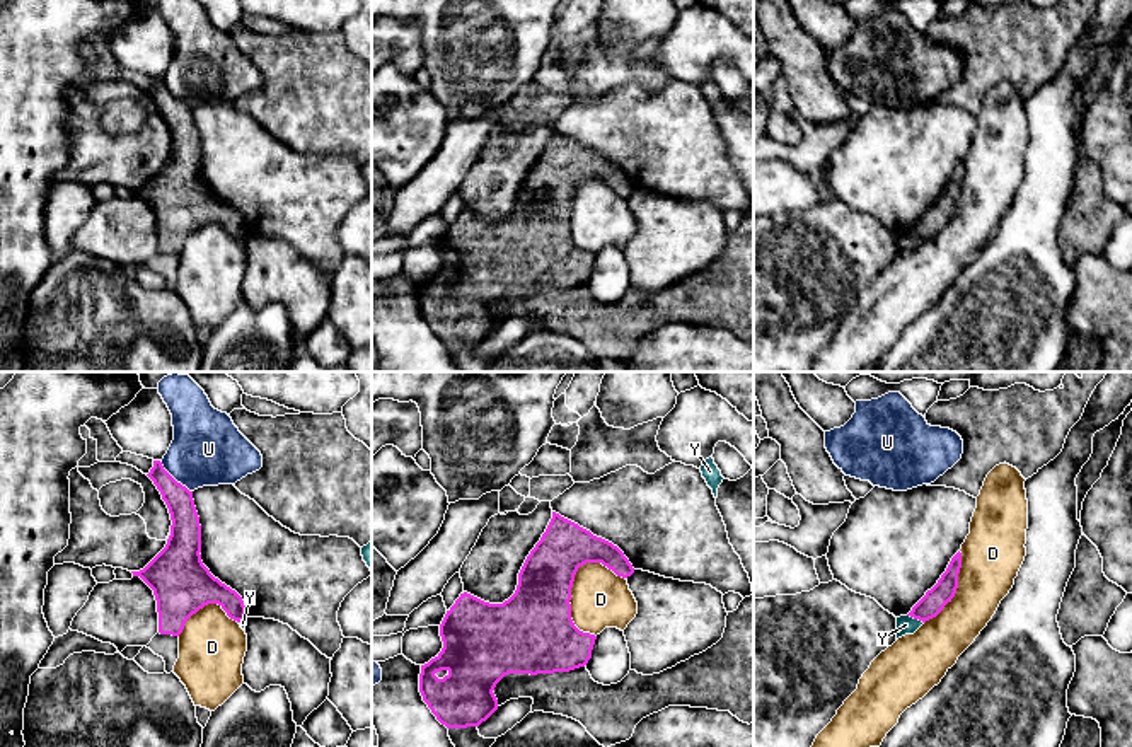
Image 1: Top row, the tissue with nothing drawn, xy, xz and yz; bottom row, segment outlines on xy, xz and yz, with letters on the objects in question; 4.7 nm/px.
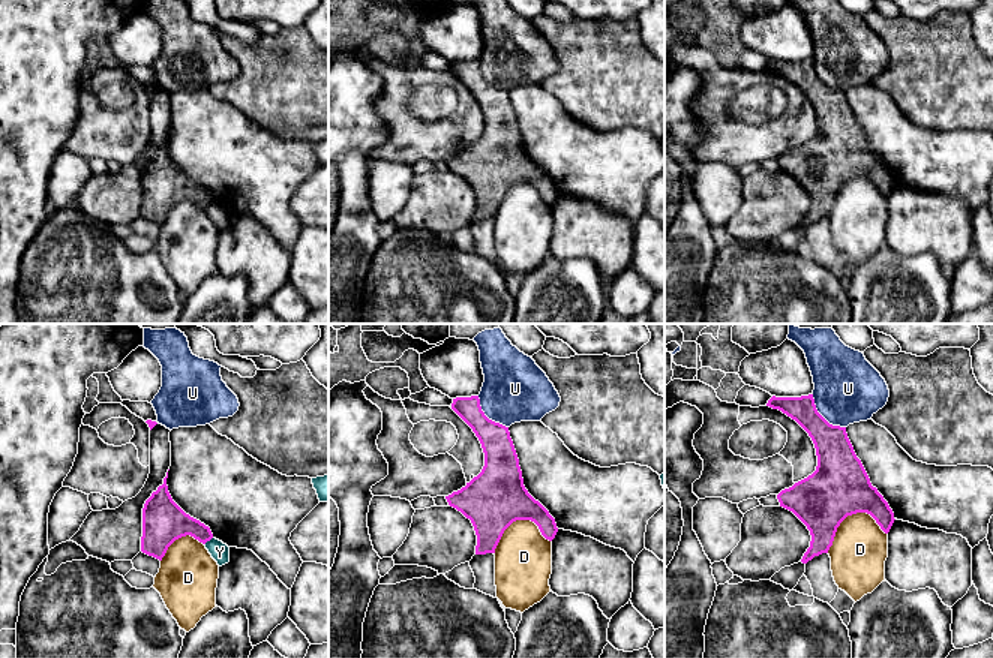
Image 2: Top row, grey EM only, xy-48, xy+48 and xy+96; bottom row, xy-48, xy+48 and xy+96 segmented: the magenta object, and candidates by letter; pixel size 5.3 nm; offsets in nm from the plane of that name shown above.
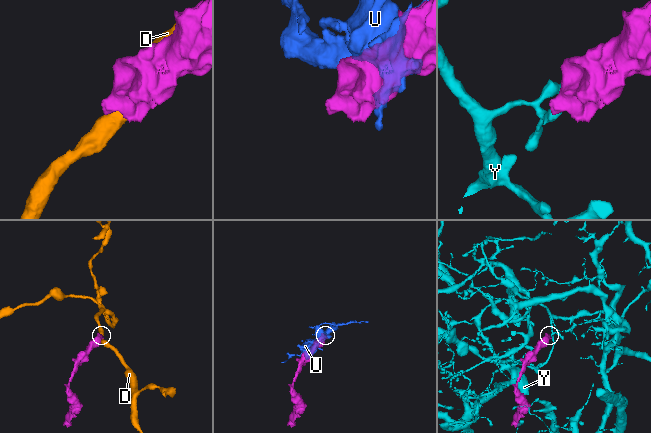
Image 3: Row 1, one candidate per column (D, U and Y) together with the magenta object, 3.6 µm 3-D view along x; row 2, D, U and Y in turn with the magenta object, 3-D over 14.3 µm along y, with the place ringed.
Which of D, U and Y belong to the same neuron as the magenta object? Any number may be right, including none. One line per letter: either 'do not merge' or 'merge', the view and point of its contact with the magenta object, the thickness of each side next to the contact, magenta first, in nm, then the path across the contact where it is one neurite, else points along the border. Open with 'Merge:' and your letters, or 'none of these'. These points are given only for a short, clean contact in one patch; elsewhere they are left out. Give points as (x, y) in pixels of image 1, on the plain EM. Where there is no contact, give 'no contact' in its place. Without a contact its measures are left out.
Merge: none of these
D: do not merge; contact xz (568, 220); calibres 380 and 280 nm
U: do not merge; contact xy (173, 96); calibres 140 and 340 nm
Y: do not merge; contact yz (916, 236); calibres 110 and 90 nm; border yz (907, 232), (923, 241)

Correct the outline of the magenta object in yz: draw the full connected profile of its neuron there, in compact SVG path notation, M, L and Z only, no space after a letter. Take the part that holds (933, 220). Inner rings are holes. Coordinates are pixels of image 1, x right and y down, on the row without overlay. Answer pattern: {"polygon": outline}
{"polygon": "M958 169L951 176L946 189L941 193L938 201L926 210L926 213L912 225L912 229L907 234L922 240L936 235L956 211L960 186L962 171Z"}

